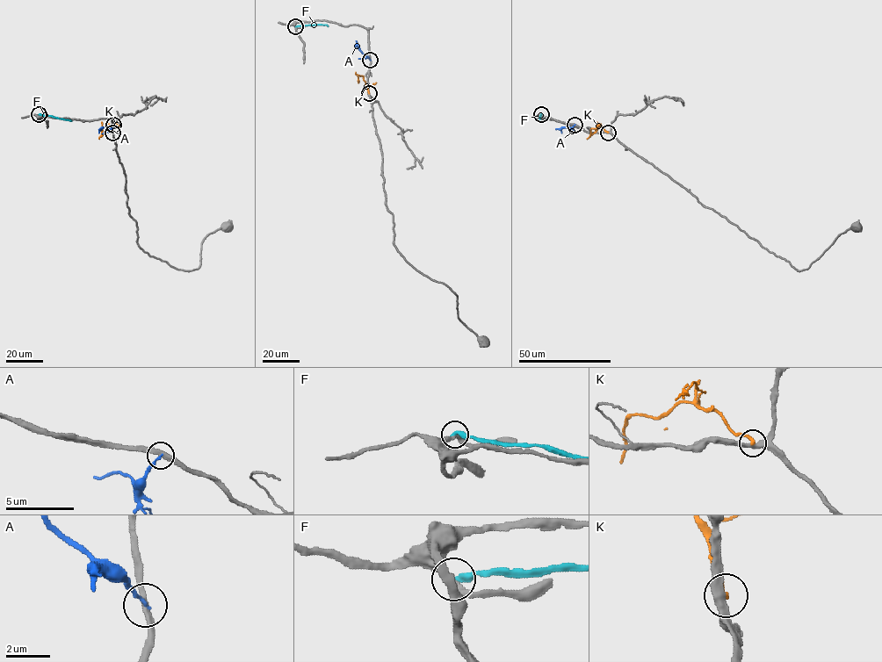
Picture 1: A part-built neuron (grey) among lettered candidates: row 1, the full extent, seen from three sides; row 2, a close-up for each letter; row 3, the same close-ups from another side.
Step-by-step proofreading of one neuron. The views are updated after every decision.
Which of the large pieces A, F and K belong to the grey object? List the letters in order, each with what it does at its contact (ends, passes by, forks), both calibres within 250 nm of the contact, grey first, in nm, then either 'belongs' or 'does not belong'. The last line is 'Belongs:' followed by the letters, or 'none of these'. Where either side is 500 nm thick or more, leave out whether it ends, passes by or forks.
A: it ends | 320/160 nm | does not belong
F: it ends | 280/340 nm | does not belong
K: it ends | 400/220 nm | does not belong
Belongs: none of these

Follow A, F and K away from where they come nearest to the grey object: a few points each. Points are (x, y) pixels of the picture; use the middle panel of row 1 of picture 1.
A: (370, 60), (359, 50), (356, 40)
F: (295, 26), (328, 26)
K: (369, 93), (363, 76), (357, 75), (357, 82)

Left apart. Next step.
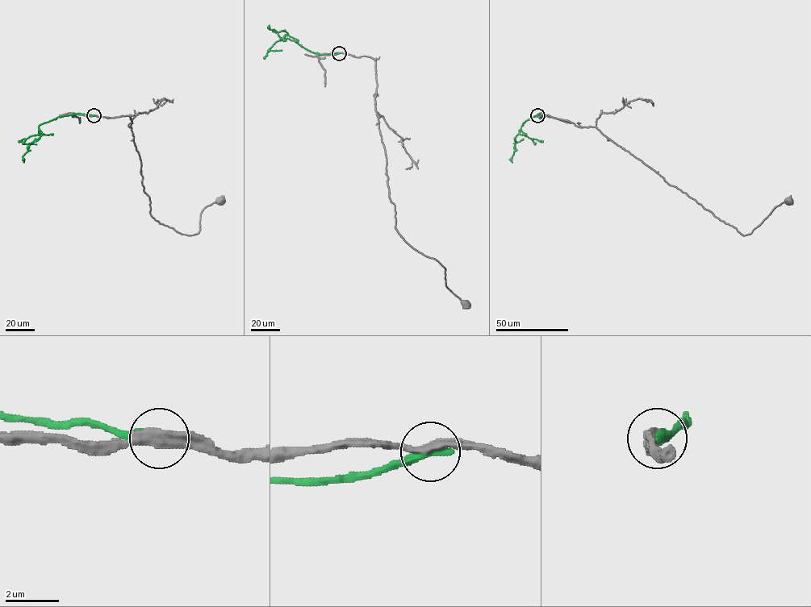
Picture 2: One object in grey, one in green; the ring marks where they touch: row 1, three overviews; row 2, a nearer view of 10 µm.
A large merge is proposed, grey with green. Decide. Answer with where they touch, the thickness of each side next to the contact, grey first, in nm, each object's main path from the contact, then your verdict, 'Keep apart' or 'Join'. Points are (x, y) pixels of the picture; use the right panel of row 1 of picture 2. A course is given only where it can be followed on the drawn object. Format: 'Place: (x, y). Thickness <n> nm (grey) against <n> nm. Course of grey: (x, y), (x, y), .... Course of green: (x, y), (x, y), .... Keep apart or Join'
Place: (537, 115). Thickness 360 nm (grey) against 360 nm. Course of grey: (537, 115), (548, 114), (580, 126), (595, 126), (741, 234), (750, 234), (776, 206), (788, 201). Course of green: (537, 115), (523, 123), (515, 138), (512, 162). Keep apart

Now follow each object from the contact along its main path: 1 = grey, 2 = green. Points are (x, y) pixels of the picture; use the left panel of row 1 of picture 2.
1: (94, 115), (130, 114), (150, 214), (160, 223), (182, 234), (196, 234), (201, 212), (219, 201)
2: (94, 115), (69, 114), (40, 124), (39, 129), (42, 135), (29, 145), (22, 156), (23, 162)

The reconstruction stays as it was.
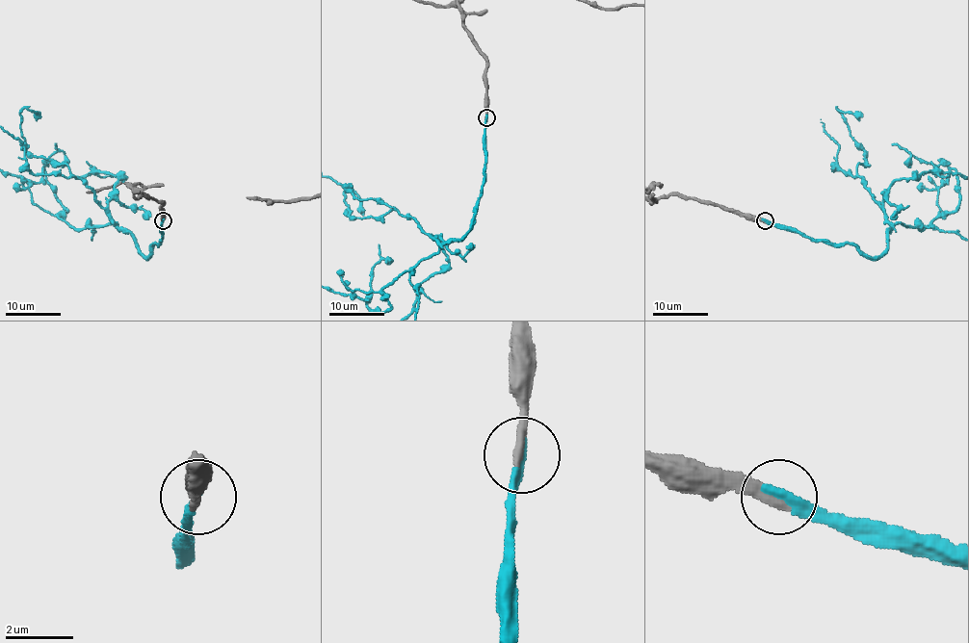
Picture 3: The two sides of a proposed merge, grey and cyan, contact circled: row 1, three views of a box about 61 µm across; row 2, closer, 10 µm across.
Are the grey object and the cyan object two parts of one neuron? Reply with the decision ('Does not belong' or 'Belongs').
Belongs

